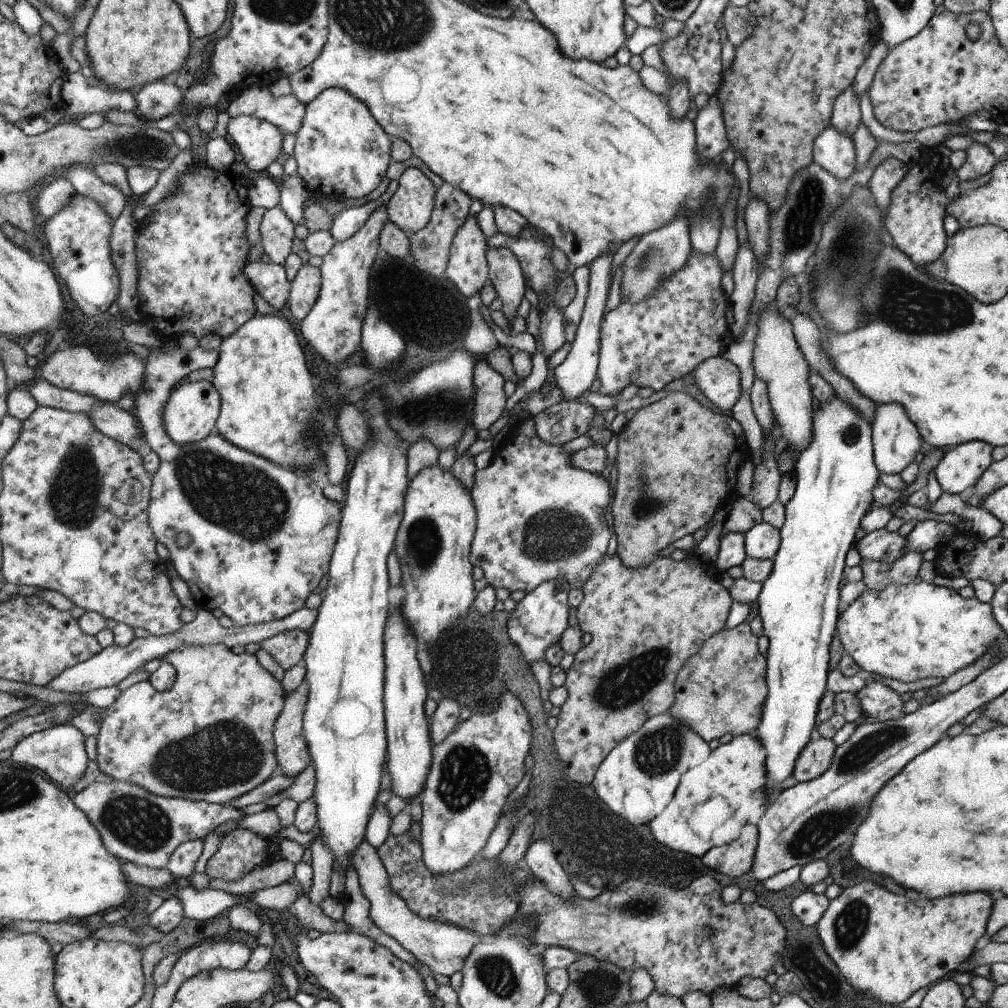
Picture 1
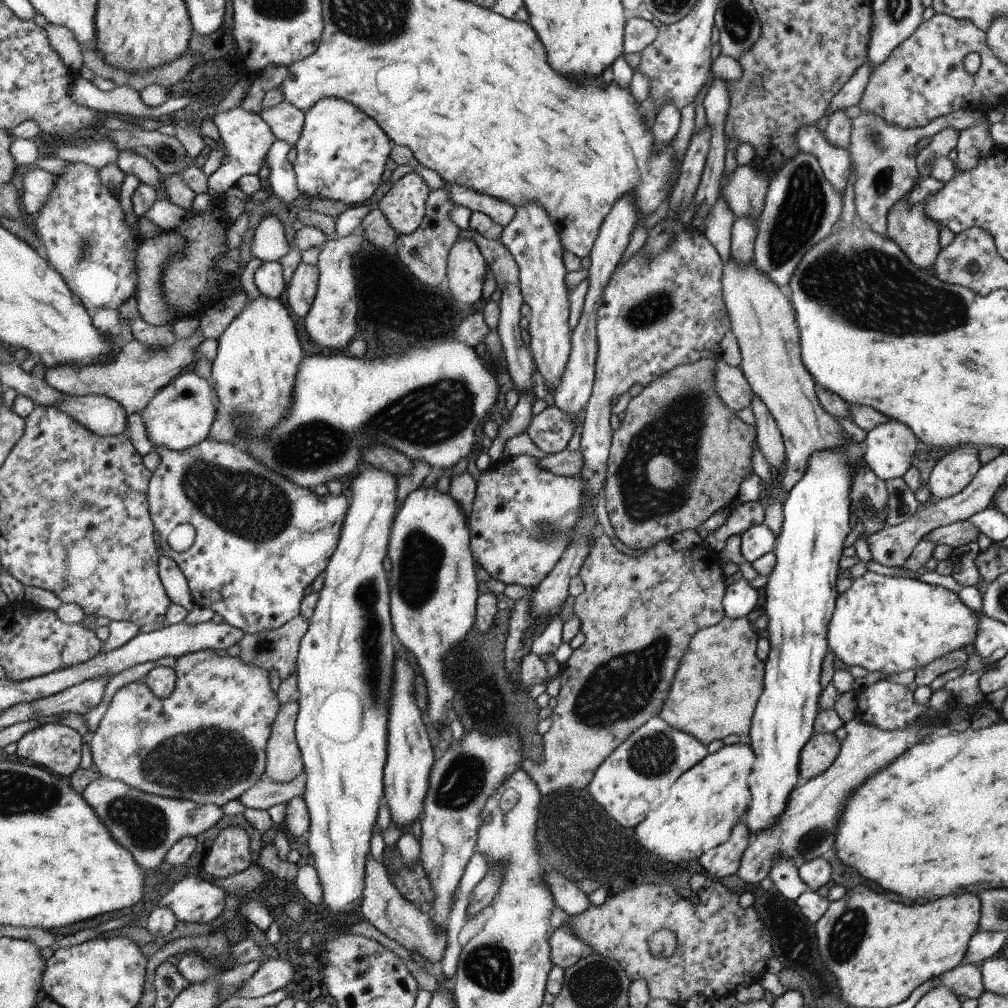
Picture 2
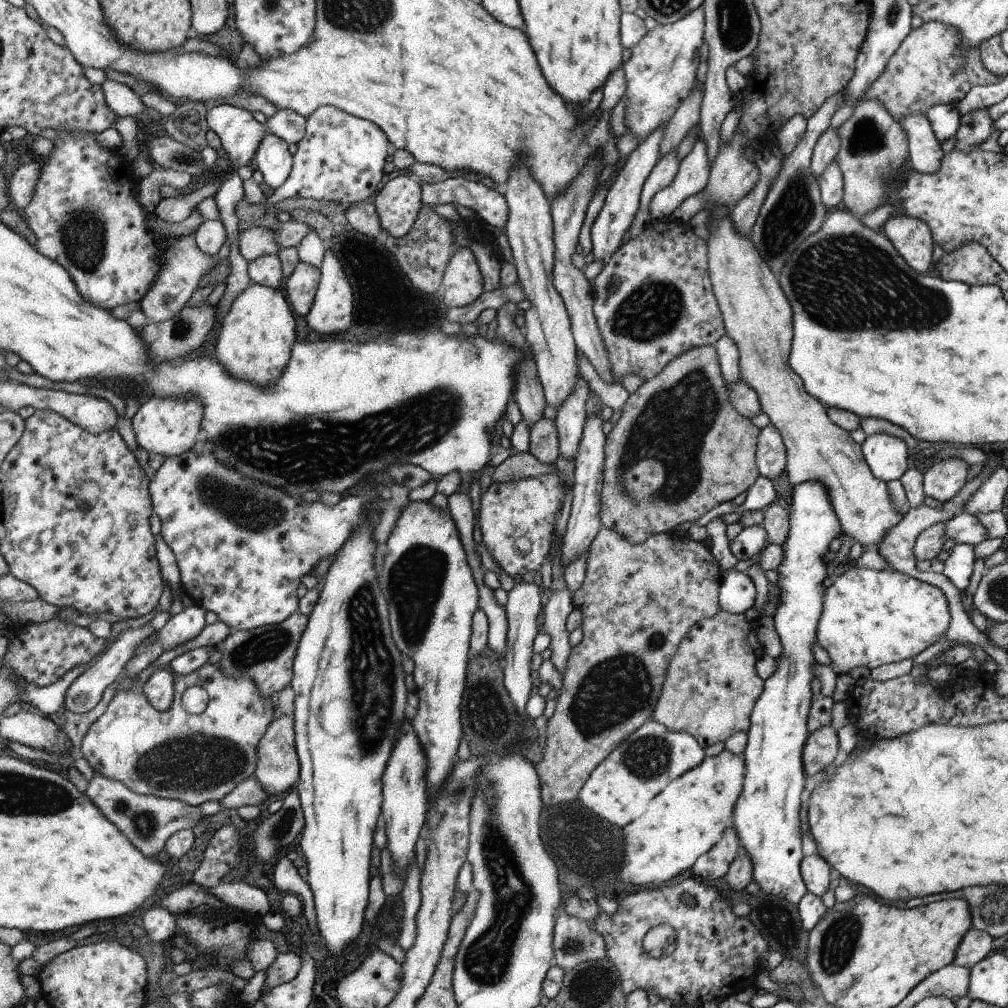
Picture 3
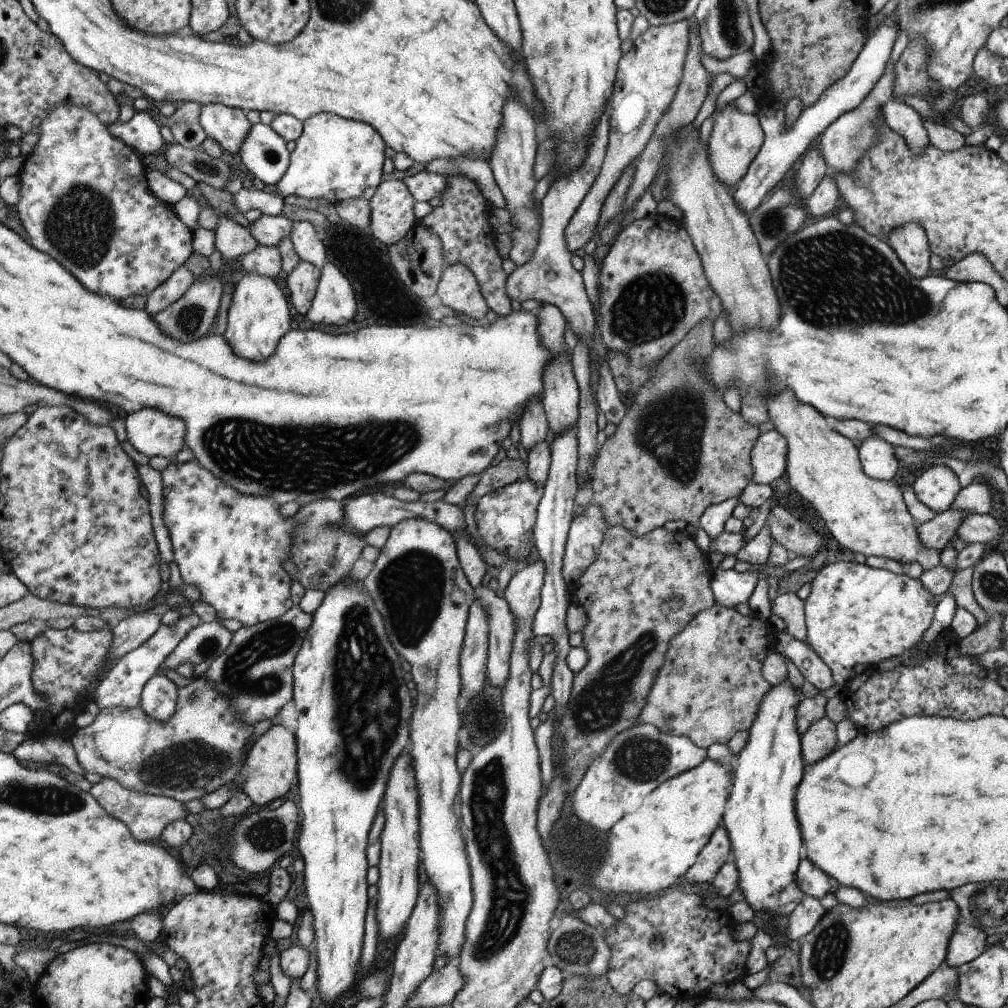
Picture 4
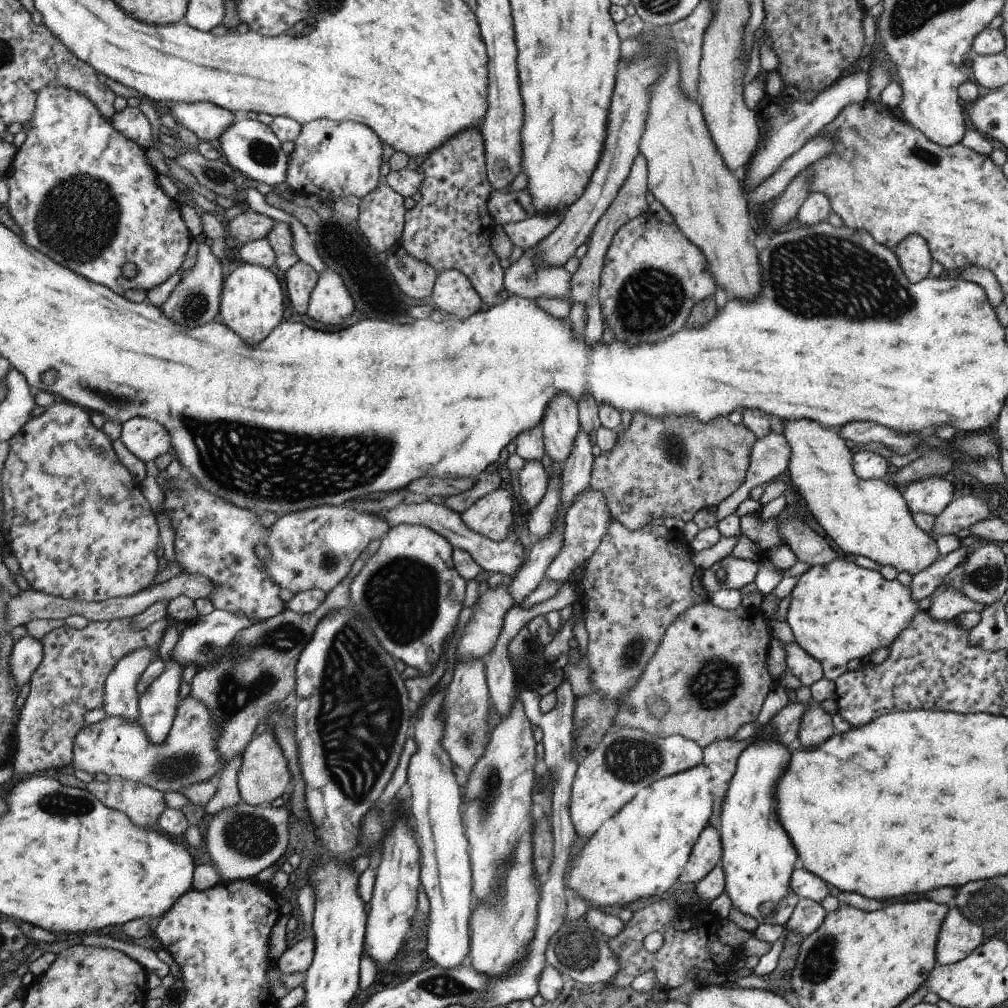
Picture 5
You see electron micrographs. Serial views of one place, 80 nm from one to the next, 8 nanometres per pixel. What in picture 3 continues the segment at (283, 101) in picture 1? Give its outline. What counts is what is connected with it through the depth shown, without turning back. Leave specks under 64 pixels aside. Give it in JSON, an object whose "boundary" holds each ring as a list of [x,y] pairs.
{"boundary":[[[278,109],[274,115],[267,118],[265,124],[272,135],[288,144],[296,144],[304,136],[305,119],[292,109]]]}

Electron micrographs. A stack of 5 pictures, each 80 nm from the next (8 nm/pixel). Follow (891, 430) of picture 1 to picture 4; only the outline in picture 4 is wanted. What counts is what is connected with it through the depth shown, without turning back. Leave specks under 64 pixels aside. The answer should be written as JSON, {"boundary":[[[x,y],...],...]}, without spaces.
{"boundary":[[[874,434],[859,446],[864,472],[873,479],[892,481],[898,472],[894,445]]]}

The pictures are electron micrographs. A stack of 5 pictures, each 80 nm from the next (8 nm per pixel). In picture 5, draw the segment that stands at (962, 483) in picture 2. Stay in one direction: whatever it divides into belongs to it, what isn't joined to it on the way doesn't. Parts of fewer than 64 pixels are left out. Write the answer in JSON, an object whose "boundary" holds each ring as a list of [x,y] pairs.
{"boundary":[[[941,476],[911,482],[904,498],[914,513],[938,516],[954,500],[954,483]]]}

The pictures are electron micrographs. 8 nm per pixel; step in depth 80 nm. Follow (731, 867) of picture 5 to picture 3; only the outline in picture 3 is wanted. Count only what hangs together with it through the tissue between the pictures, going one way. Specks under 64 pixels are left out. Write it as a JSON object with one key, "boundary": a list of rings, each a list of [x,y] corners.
{"boundary":[[[807,480],[804,483],[794,485],[794,490],[791,496],[791,502],[789,505],[786,505],[787,511],[789,512],[789,529],[788,536],[786,540],[783,542],[782,550],[783,550],[783,561],[780,563],[780,566],[777,568],[777,587],[779,590],[777,605],[775,608],[775,612],[773,614],[774,621],[774,630],[776,630],[776,634],[778,634],[778,638],[781,644],[781,652],[780,655],[775,658],[776,661],[776,669],[772,676],[767,679],[767,687],[764,688],[764,692],[759,696],[758,702],[755,704],[754,714],[751,715],[751,726],[750,730],[747,732],[748,742],[746,745],[746,750],[744,750],[744,756],[748,756],[748,792],[744,792],[744,800],[740,800],[740,812],[736,812],[736,828],[740,828],[738,830],[738,834],[740,834],[741,840],[741,850],[746,851],[753,860],[753,882],[758,882],[760,884],[762,893],[766,894],[774,894],[774,896],[782,897],[787,901],[792,901],[792,904],[797,905],[800,902],[800,899],[803,898],[804,895],[807,894],[807,885],[805,884],[802,877],[802,862],[804,854],[802,853],[802,828],[800,828],[800,822],[804,820],[804,808],[802,808],[802,798],[804,798],[804,780],[806,780],[806,776],[804,776],[804,767],[803,767],[803,748],[806,746],[806,742],[809,739],[810,733],[808,732],[807,722],[809,719],[810,709],[812,706],[812,680],[815,677],[815,659],[814,659],[814,646],[817,640],[817,625],[821,620],[821,613],[823,612],[823,605],[825,604],[825,595],[826,586],[824,586],[824,580],[826,580],[826,562],[824,562],[824,556],[830,552],[828,550],[828,546],[830,546],[830,542],[834,540],[834,538],[840,538],[840,534],[842,534],[841,520],[839,516],[835,512],[835,508],[833,507],[833,500],[831,499],[831,492],[827,487],[826,483],[823,483],[821,480]]]}

